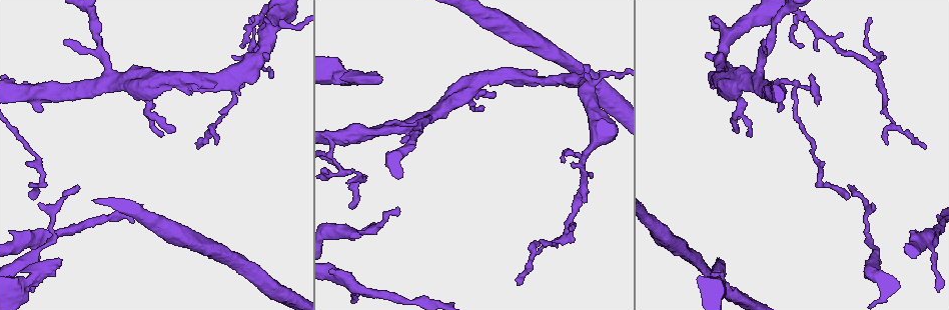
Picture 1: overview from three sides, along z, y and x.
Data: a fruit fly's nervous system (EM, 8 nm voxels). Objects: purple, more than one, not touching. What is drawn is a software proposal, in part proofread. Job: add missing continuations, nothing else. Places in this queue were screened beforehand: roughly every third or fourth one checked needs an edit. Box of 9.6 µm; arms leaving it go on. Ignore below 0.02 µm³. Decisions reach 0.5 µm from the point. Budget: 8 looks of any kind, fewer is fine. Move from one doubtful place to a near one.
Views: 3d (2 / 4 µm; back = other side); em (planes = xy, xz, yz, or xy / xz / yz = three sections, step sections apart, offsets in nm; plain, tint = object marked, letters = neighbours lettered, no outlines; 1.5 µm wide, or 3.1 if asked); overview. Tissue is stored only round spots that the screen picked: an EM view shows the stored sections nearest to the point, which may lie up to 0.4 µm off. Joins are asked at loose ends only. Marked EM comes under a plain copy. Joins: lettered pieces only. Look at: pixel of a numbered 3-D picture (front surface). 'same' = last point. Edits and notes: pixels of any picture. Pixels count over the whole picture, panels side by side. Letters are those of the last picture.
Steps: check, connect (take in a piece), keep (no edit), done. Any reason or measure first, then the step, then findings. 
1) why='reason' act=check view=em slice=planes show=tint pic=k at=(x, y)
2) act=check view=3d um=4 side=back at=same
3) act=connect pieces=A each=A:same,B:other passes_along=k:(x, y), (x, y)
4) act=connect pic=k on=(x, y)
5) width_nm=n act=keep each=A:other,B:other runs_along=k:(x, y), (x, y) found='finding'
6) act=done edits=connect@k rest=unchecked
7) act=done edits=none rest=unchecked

why='tapers out' act=check view=em slice=planes show=letters pic=1 at=(218, 142)

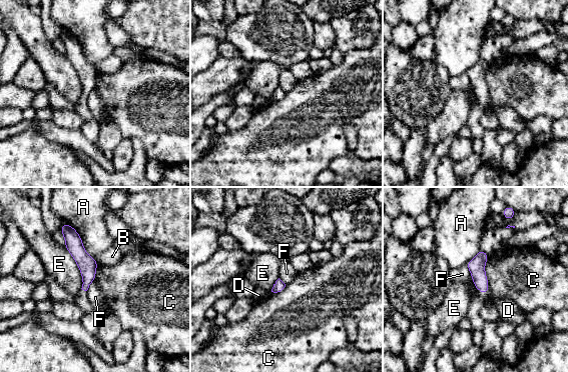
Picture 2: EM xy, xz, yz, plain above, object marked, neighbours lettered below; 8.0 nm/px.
width_nm=80 longest_contact=A:420nm act=keep each=A:other,B:other,C:other,D:other,E:other,F:other found='none of them fits'

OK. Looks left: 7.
why='branch stops here' act=check view=em slice=xz step=8 show=letters pic=1 at=(588, 74)

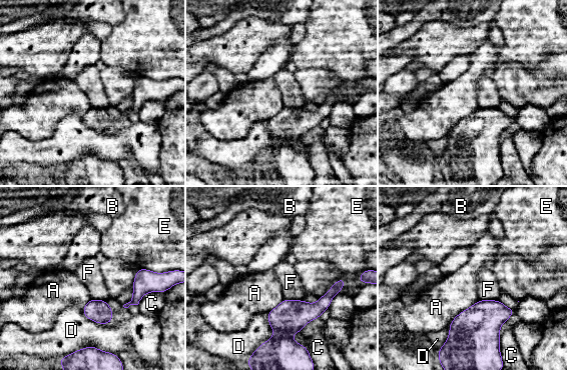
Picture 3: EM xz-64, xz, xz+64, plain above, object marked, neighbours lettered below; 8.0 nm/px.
act=check view=em slice=planes show=letters at=same

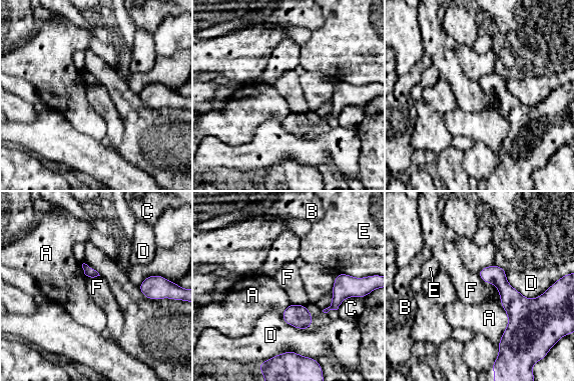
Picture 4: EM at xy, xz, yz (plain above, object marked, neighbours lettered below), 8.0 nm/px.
longest_contact=A:500nm act=keep each=A:other,B:other,C:other,D:other,E:other,F:other found='none of them fits'

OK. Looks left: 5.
why='thin end' act=check view=3d um=2 pic=1 at=(871, 19)

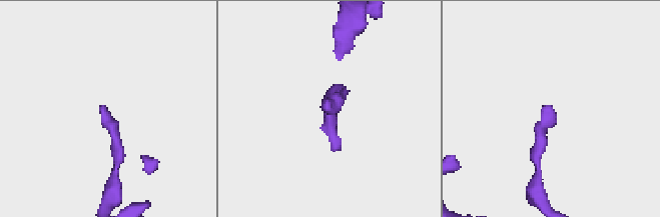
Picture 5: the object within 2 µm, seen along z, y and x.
act=check view=em slice=planes show=letters pic=5 at=(324, 112)

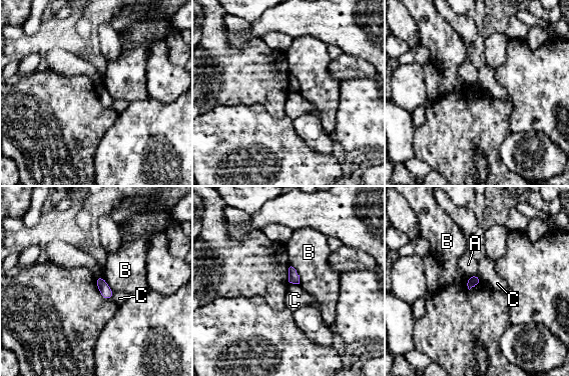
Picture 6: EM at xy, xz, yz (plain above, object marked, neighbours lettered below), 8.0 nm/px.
act=keep each=A:other,B:other,C:other border=6:(291, 265), (298, 272), (300, 283) found='none of them fits'

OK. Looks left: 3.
act=done edits=none rest=unchecked

